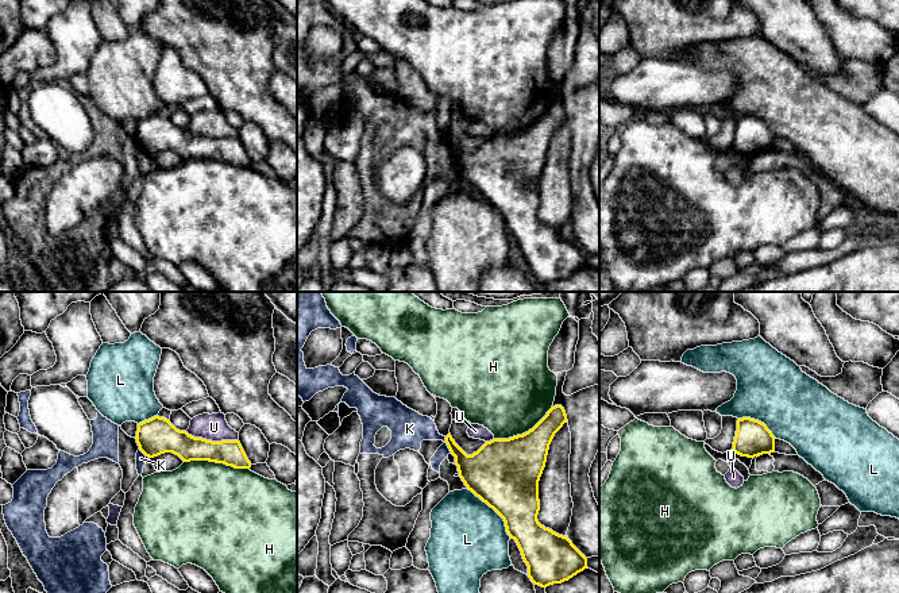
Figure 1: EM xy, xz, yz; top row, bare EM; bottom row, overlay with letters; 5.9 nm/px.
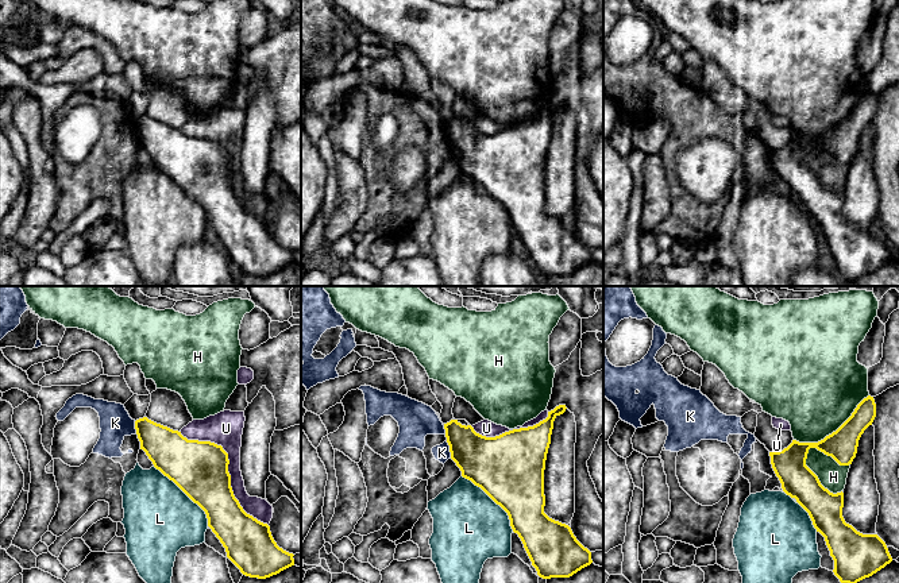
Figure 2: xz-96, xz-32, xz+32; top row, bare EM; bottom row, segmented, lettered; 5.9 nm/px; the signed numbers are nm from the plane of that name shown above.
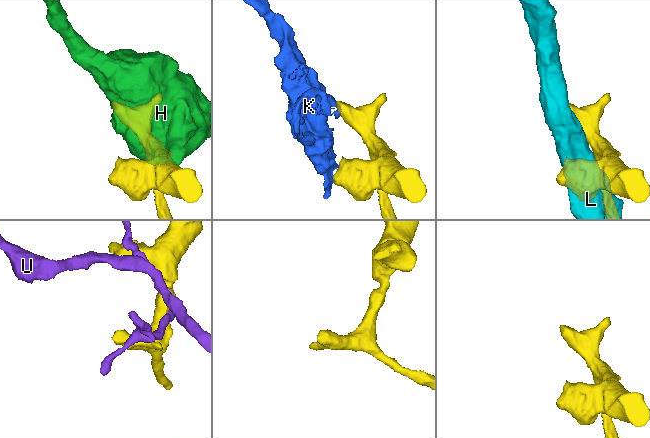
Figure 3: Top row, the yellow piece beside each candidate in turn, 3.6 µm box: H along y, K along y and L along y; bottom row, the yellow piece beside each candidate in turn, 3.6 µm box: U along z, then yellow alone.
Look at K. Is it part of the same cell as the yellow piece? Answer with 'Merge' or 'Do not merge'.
Do not merge

